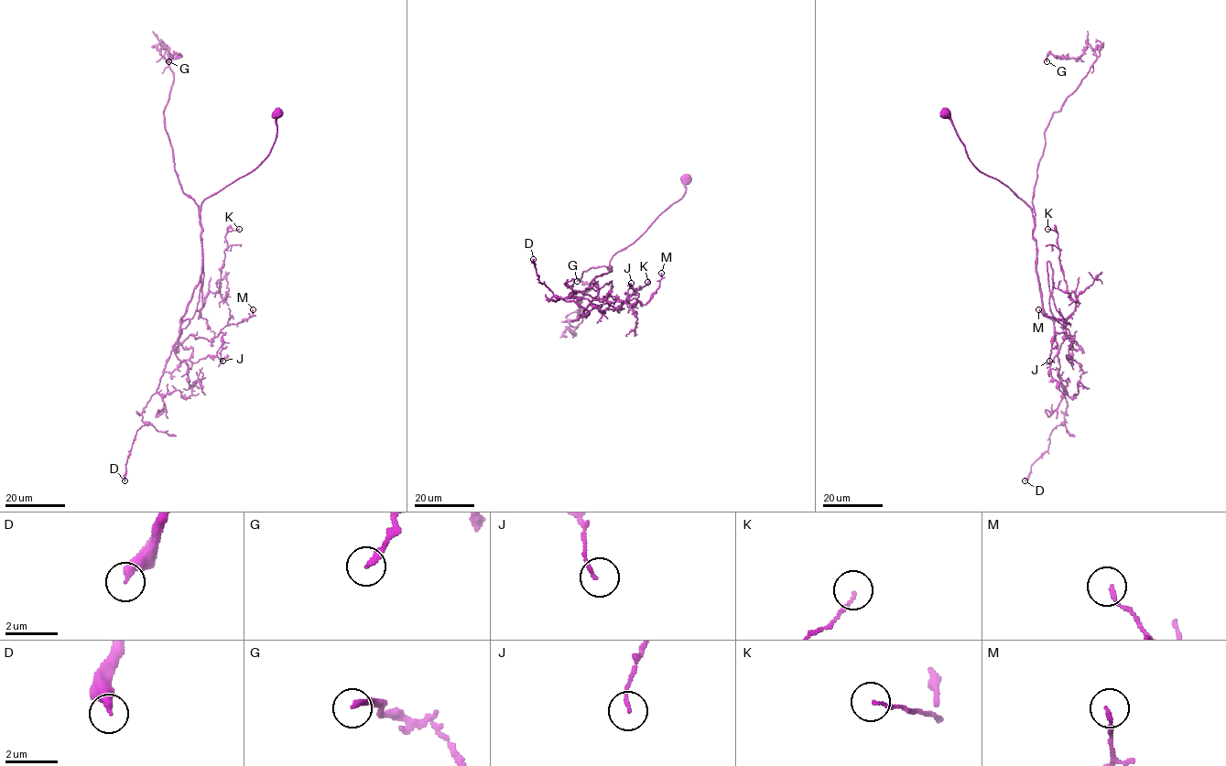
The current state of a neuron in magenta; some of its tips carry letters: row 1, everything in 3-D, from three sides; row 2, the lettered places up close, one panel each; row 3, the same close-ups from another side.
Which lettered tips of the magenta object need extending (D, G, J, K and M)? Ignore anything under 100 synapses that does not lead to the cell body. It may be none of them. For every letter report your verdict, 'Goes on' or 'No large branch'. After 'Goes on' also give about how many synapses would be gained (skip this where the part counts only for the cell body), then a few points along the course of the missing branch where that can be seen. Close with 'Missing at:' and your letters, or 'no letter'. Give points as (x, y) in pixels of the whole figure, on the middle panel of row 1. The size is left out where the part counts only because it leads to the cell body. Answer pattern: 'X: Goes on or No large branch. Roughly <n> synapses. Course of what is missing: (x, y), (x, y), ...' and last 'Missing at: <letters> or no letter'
D: No large branch
G: No large branch
J: No large branch
K: No large branch
M: No large branch
Missing at: no letter

